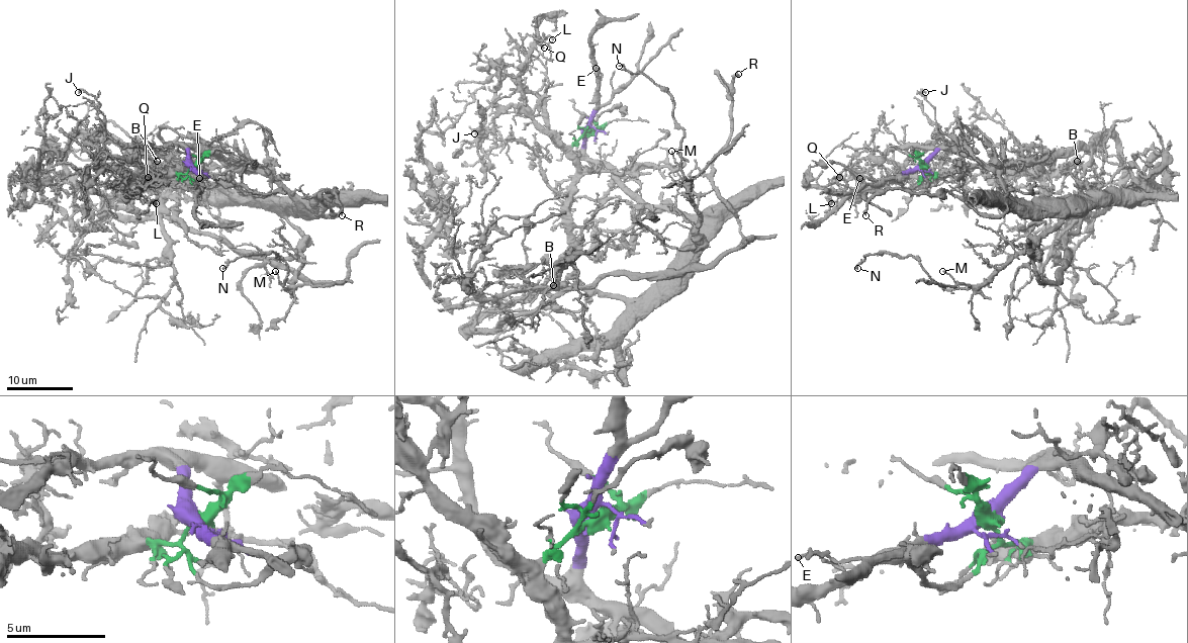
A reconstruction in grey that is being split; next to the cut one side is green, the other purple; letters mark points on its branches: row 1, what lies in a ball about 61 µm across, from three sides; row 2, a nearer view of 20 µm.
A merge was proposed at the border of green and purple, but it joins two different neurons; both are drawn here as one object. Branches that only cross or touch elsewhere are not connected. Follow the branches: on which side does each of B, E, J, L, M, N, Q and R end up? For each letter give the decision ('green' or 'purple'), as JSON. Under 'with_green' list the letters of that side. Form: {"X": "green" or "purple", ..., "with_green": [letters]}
{"B": "green", "E": "purple", "J": "green", "L": "green", "M": "purple", "N": "purple", "Q": "green", "R": "purple", "with_green": ["B", "J", "L", "Q"]}

